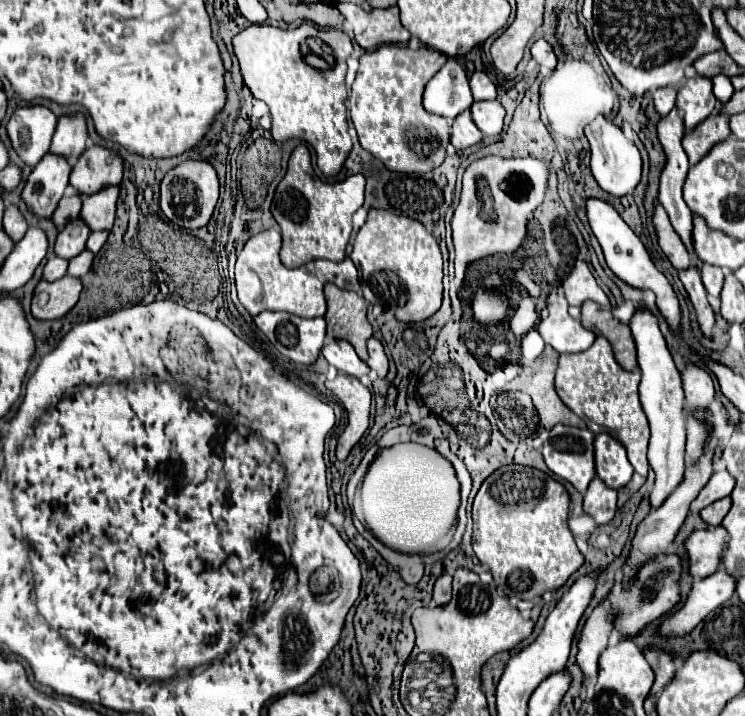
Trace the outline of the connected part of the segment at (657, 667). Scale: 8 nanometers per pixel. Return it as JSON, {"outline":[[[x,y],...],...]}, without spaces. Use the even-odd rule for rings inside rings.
{"outline":[[[646,649],[644,651],[646,655],[646,661],[650,663],[654,675],[656,675],[656,681],[650,689],[650,695],[656,697],[664,687],[666,683],[674,677],[674,663],[672,663],[672,655],[664,653],[664,651],[658,651],[658,649]]]}

